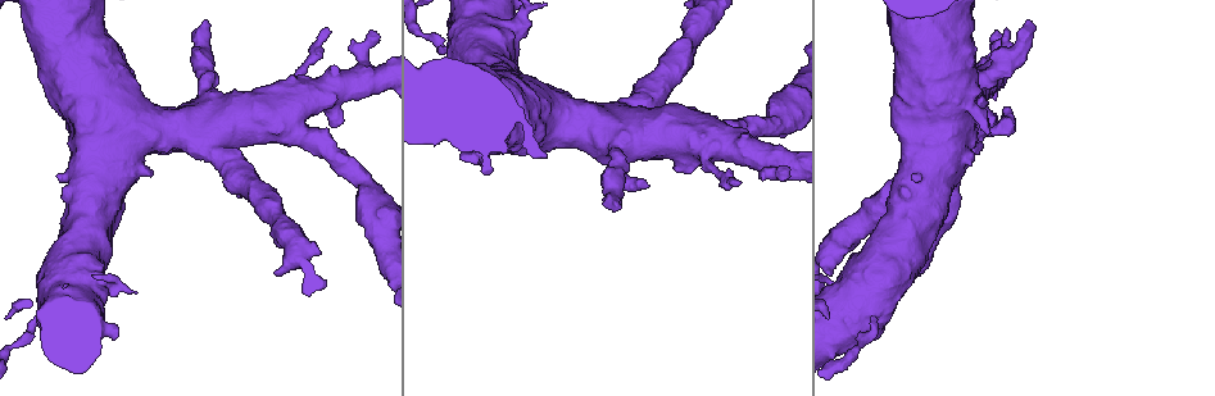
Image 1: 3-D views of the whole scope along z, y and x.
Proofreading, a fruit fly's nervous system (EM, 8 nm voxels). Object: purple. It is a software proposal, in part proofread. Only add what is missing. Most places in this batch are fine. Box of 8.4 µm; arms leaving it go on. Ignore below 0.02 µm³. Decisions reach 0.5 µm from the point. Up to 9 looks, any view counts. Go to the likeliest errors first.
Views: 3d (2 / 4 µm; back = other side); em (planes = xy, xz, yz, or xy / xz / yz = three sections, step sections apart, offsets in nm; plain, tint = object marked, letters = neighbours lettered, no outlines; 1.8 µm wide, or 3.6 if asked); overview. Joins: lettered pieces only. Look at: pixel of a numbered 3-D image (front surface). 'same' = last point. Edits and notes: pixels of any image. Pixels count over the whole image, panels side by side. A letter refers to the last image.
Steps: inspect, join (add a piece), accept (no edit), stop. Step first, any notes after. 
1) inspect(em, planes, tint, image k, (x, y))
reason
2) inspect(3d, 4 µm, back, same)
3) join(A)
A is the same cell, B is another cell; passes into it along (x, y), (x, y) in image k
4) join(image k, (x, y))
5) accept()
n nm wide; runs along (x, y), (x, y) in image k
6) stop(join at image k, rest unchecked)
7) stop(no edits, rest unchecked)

inspect(3d, 4 µm, image 1, (1005, 28))
tapers out

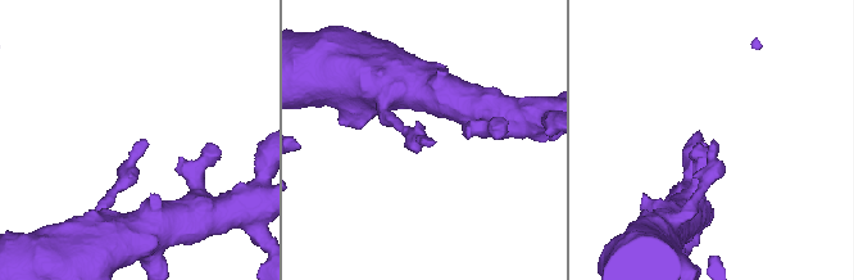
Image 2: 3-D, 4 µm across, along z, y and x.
inspect(em, 3.6 µm, yz, step 4, letters, image 2, (427, 142))

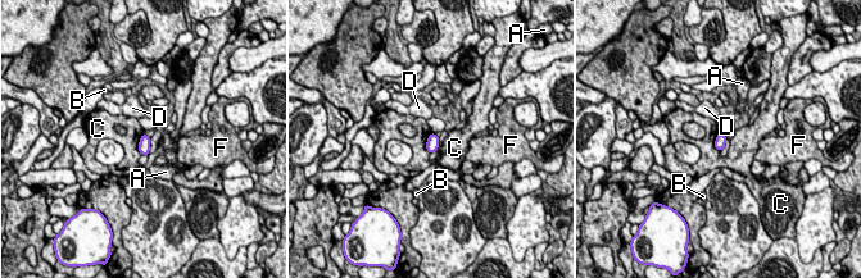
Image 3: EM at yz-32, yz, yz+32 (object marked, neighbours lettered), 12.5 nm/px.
accept()
C touches over 280 nm; A, B, C, D and F are other cells; border along (143, 133), (139, 141), (140, 154) in image 3; no lettered piece goes on from it

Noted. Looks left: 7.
inspect(3d, 4 µm, image 1, (297, 136))
sudden change in width

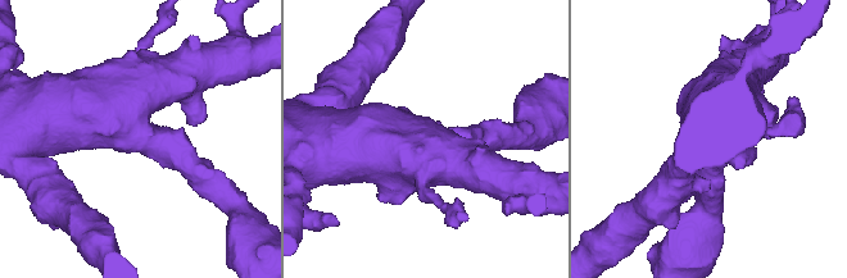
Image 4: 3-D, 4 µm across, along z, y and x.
inspect(em, 3.6 µm, xy, step 16, tint, image 4, (140, 133))
shape alone is not enough

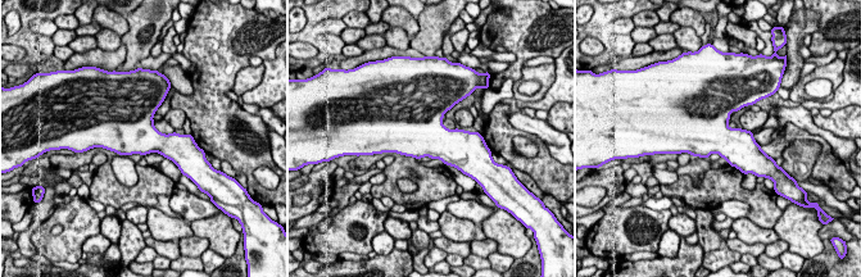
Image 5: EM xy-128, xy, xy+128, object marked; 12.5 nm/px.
inspect(em, 3.6 µm, planes, letters, same)
cut it another way

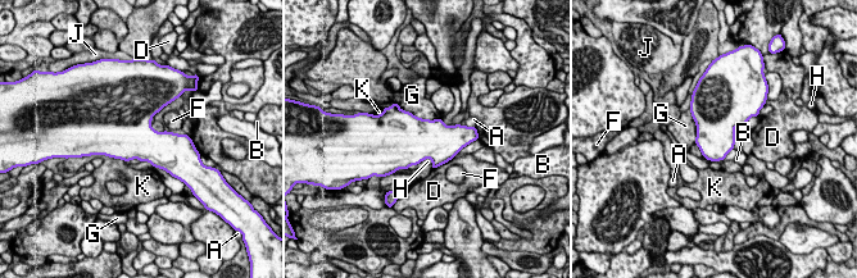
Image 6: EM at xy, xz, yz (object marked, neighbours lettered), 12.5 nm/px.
accept()
480 nm wide; A, B, D, F, G, H, J and K are other cells; border along (432, 159), (422, 159), (416, 164) in image 6; none of them fits

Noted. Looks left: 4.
inspect(em, planes, letters, image 1, (615, 206))
branch stops here

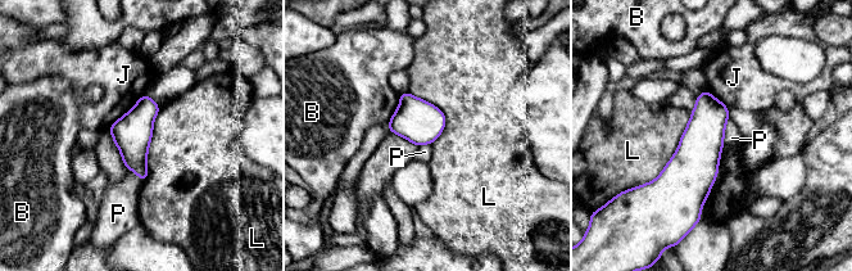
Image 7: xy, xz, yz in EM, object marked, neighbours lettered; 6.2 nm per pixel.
accept()
B, J, L and P are other cells; border along (692, 112), (664, 170), (640, 185) in image 7; none of them fits

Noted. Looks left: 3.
inspect(em, 3.6 µm, planes, letters, image 1, (964, 84))
thick turns thin

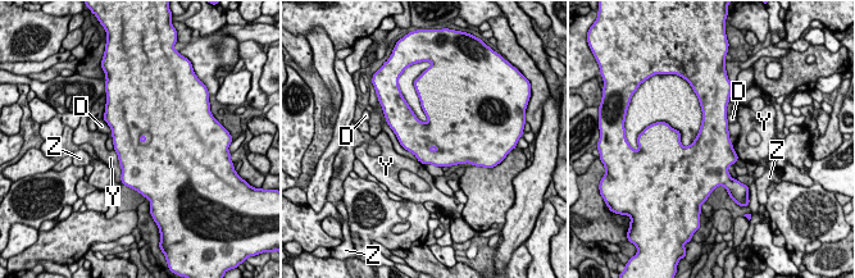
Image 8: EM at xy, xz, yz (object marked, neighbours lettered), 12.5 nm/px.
accept()
Y touches over 400 nm; D, Y and Z are other cells; border along (113, 150), (118, 158), (121, 179) in image 8; none of them fits

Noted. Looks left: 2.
stop(no edits, rest unchecked)

